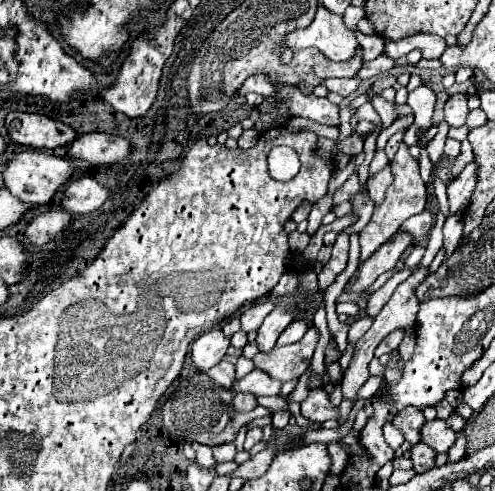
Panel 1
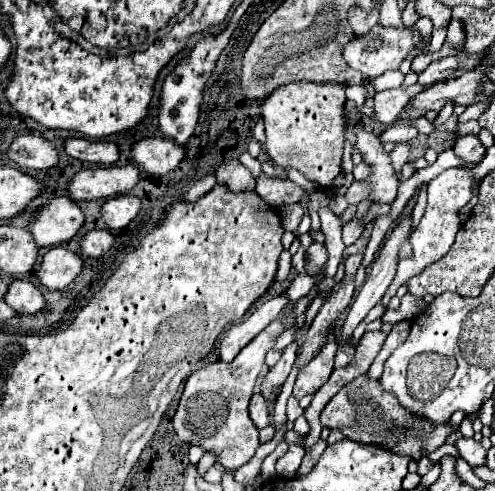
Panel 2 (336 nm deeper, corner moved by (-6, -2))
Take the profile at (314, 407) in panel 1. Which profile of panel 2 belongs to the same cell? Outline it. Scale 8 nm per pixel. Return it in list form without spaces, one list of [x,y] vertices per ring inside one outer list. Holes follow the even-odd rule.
[[[368,374],[358,376],[354,382],[344,386],[322,410],[322,426],[330,430],[340,430],[346,438],[358,440],[362,444],[380,444],[380,448],[388,448],[390,452],[408,456],[410,460],[420,460],[426,454],[438,450],[446,438],[452,434],[450,420],[444,424],[424,422],[414,412],[404,410],[392,392],[380,388],[380,380],[370,380]]]

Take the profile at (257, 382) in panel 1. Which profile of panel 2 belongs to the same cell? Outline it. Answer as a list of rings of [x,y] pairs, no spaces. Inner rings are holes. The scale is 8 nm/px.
[[[328,338],[326,346],[308,362],[306,368],[300,370],[296,384],[294,384],[296,400],[320,390],[320,386],[328,380],[328,376],[334,370],[334,354],[336,354],[336,342],[334,342],[334,338]]]

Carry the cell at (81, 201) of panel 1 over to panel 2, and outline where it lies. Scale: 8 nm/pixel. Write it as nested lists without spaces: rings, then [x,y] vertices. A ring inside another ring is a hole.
[[[122,194],[118,198],[106,200],[102,206],[102,220],[112,230],[124,230],[140,212],[140,198]]]

